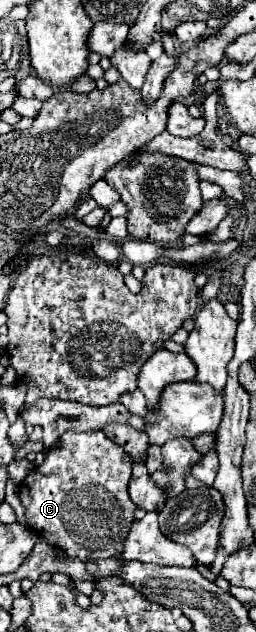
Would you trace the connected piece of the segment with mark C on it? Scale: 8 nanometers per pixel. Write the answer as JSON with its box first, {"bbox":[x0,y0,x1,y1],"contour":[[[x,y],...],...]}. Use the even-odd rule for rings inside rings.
{"bbox":[19,430,135,562],"contour":[[[101,430],[61,436],[61,446],[47,452],[41,466],[35,466],[19,486],[19,498],[27,508],[29,526],[51,546],[81,562],[117,558],[133,524],[135,504],[129,498],[127,482],[133,462],[123,448],[117,448]]]}

